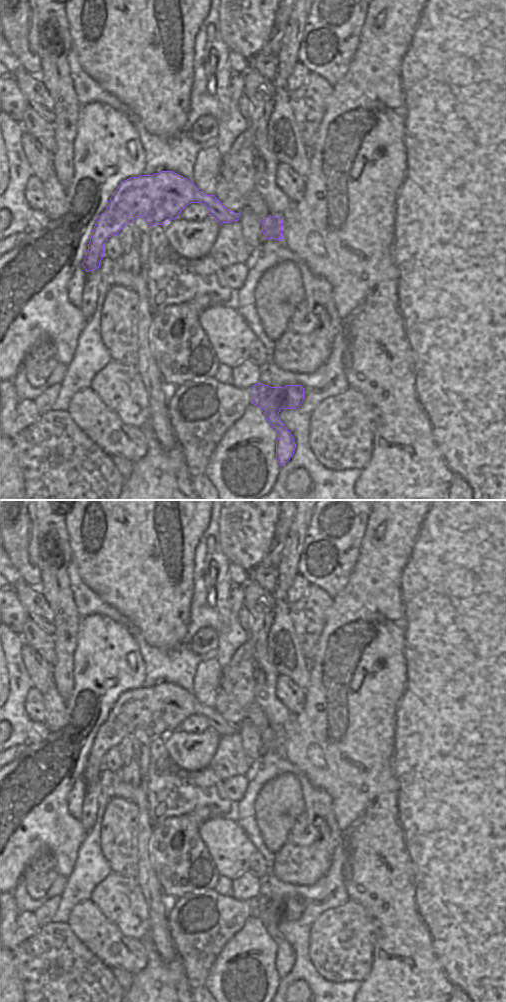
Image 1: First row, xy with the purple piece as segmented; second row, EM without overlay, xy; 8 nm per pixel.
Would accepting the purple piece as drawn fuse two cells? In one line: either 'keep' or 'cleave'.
cleave

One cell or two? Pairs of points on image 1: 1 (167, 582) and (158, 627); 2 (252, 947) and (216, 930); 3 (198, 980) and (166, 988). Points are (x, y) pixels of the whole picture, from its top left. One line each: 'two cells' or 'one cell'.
1: one cell
2: two cells
3: two cells

